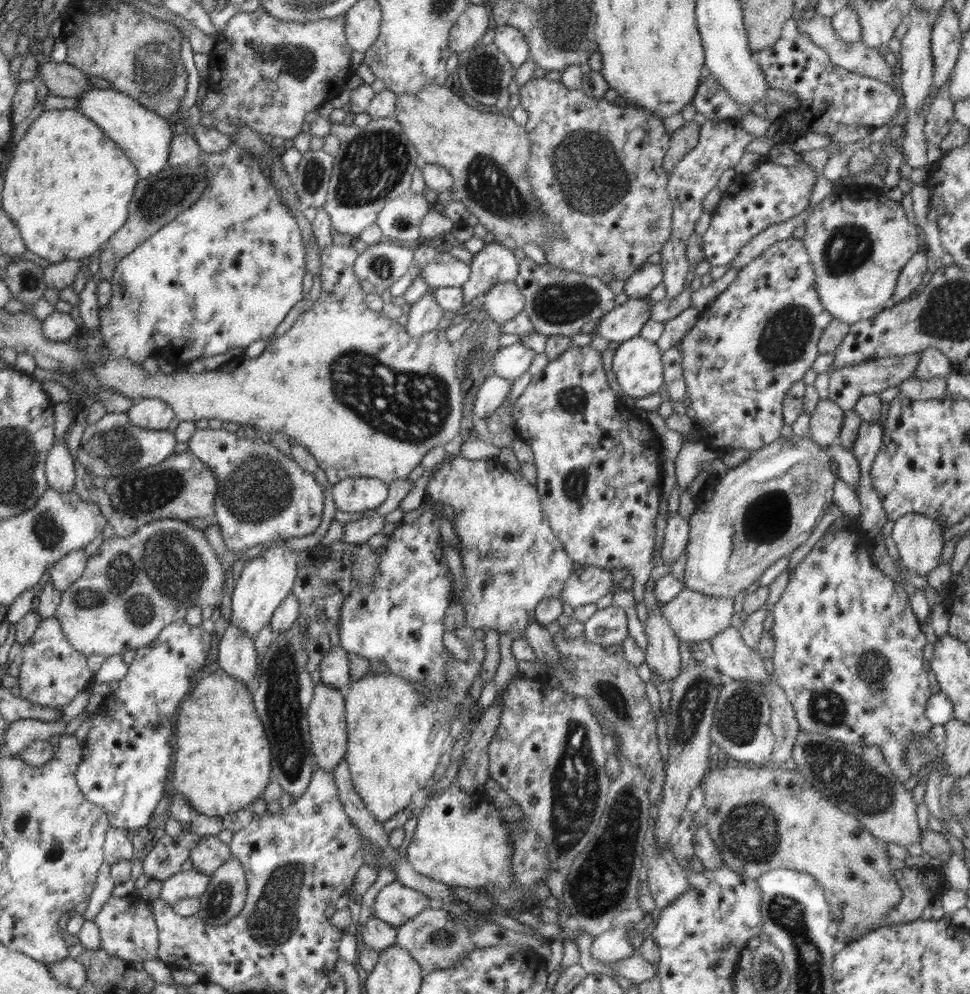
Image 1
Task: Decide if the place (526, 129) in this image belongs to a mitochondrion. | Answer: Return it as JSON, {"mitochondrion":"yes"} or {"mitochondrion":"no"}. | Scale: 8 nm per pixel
{"mitochondrion":"no"}

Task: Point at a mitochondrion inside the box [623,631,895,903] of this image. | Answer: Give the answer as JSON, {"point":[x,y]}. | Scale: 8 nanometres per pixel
{"point":[748,832]}

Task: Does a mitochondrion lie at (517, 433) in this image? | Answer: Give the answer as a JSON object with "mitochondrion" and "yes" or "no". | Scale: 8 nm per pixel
{"mitochondrion":"no"}

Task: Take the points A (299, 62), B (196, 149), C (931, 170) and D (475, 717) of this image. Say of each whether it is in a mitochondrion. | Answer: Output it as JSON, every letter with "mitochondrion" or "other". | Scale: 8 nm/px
{"A":"mitochondrion","B":"other","C":"other","D":"other"}

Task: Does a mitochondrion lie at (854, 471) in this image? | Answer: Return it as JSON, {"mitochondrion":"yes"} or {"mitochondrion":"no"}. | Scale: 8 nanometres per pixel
{"mitochondrion":"no"}

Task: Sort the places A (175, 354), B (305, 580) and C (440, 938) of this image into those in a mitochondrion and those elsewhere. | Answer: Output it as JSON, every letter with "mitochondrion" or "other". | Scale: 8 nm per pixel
{"A":"other","B":"other","C":"mitochondrion"}

